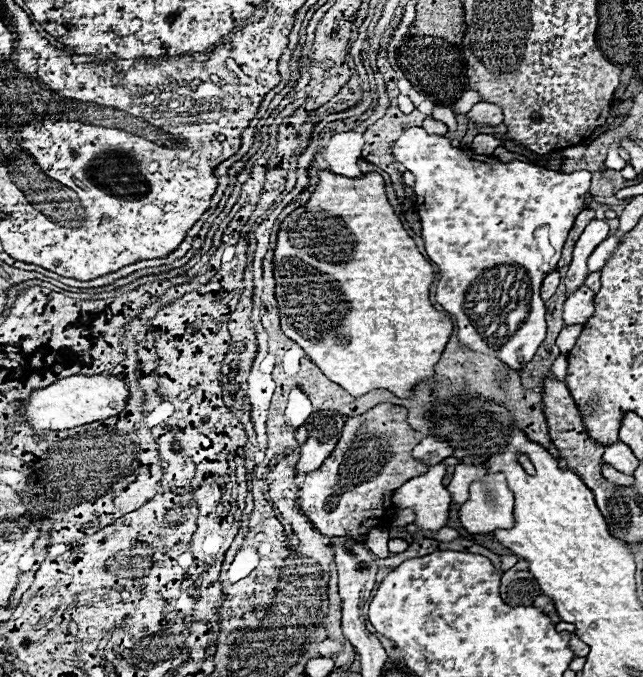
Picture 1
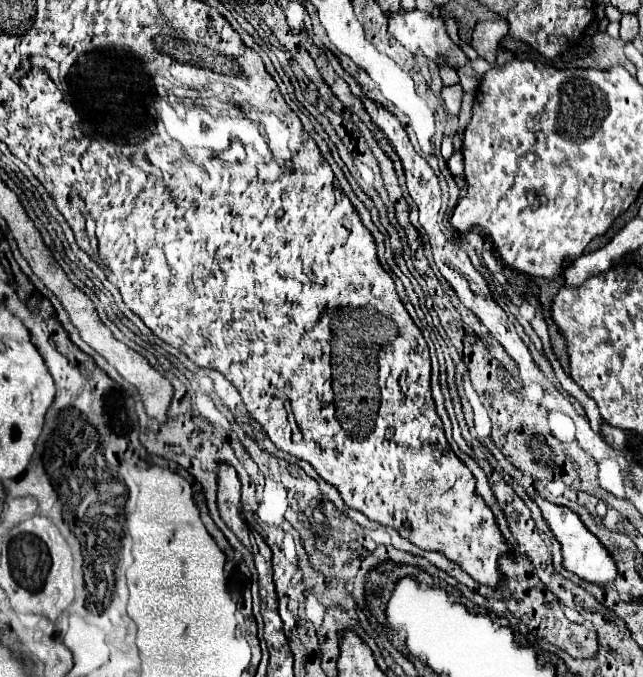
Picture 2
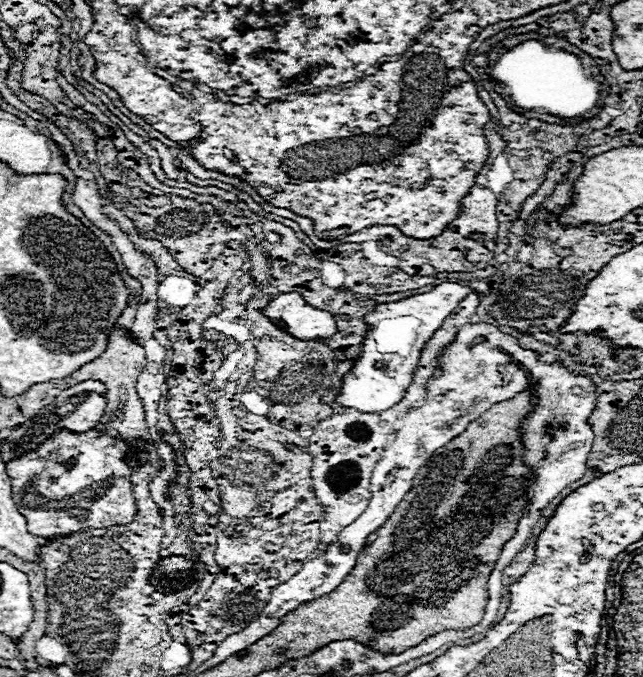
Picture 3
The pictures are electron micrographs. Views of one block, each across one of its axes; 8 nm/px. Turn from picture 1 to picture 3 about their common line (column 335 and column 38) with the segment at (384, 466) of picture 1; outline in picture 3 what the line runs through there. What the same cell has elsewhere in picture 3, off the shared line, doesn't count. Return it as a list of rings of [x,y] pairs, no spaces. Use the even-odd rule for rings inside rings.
[[[94,428],[88,430],[86,434],[70,434],[68,430],[60,430],[58,434],[52,434],[50,440],[46,440],[46,444],[42,444],[38,450],[30,452],[30,454],[24,454],[22,458],[16,458],[14,462],[10,462],[6,466],[6,474],[10,476],[12,480],[12,498],[18,506],[18,512],[22,516],[26,516],[26,522],[28,522],[28,530],[30,534],[34,536],[40,536],[40,538],[54,538],[54,536],[66,536],[66,534],[72,534],[72,532],[78,532],[82,528],[108,528],[108,526],[118,526],[118,524],[128,524],[132,522],[134,514],[136,514],[136,502],[134,502],[134,494],[132,494],[132,484],[130,484],[130,468],[122,462],[122,456],[124,452],[128,450],[126,442],[118,440],[116,446],[112,446],[112,438],[106,434],[106,432],[96,432]]]

